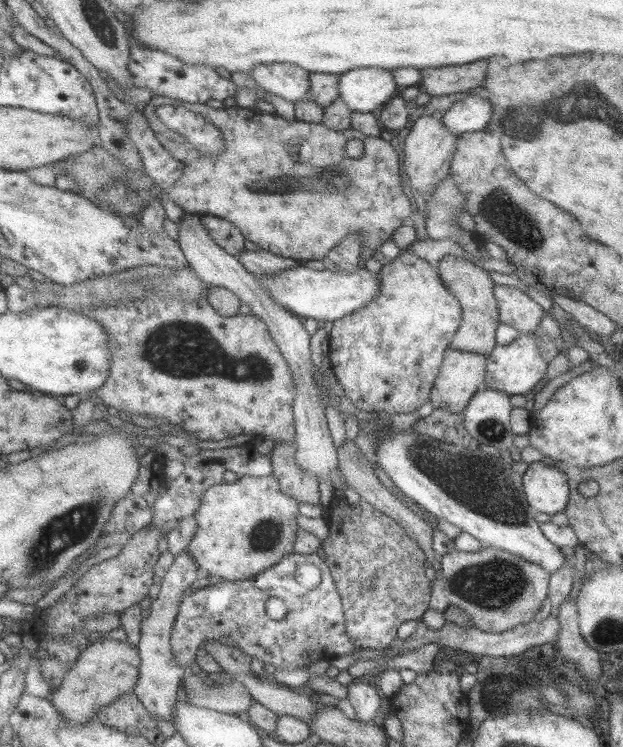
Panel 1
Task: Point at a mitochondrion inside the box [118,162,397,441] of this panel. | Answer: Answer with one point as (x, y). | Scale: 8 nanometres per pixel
(183, 349)

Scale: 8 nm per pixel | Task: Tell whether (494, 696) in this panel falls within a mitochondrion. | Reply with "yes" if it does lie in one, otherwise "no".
yes

